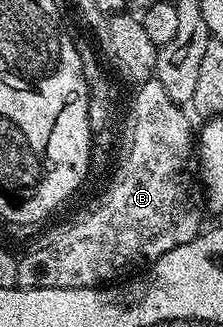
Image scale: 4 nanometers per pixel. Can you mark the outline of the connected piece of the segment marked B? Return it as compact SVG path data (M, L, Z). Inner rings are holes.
M150 79L147 81L142 81L140 84L136 86L137 94L133 97L133 106L129 109L129 126L125 129L125 146L120 146L119 149L119 156L116 158L115 164L112 166L111 169L111 178L113 177L113 182L110 183L109 186L105 189L105 194L101 197L101 202L98 203L97 206L94 207L93 210L90 211L86 217L81 217L78 219L74 225L69 225L66 227L65 230L62 231L61 234L58 235L54 241L49 241L46 245L41 245L38 249L33 249L30 251L29 254L26 255L24 258L23 256L17 262L17 285L23 289L95 289L101 286L104 286L106 283L113 283L116 282L118 279L124 278L126 275L124 273L129 273L132 269L137 269L136 271L144 270L146 267L153 264L153 262L158 261L160 257L163 255L167 255L167 251L175 251L175 247L183 247L183 243L191 243L197 236L202 232L203 224L201 225L201 209L202 206L199 204L199 185L198 182L195 180L195 125L193 129L193 125L189 122L189 117L185 114L186 110L182 108L180 105L176 105L174 101L171 99L171 95L167 95L166 88L163 87L163 83L159 83L155 79Z

